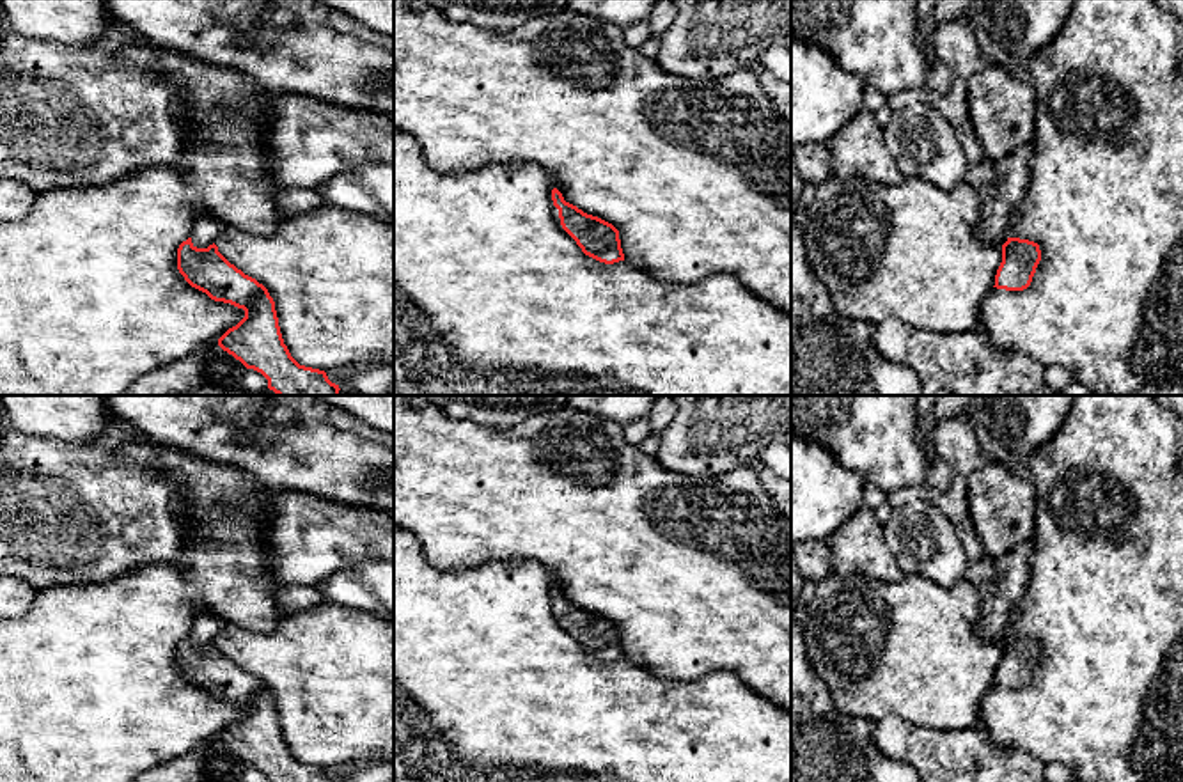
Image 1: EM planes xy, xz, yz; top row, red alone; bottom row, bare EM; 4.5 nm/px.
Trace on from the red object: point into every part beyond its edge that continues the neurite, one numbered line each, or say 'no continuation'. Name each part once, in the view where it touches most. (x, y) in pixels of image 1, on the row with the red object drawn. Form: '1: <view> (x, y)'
1: xy (206, 229)

